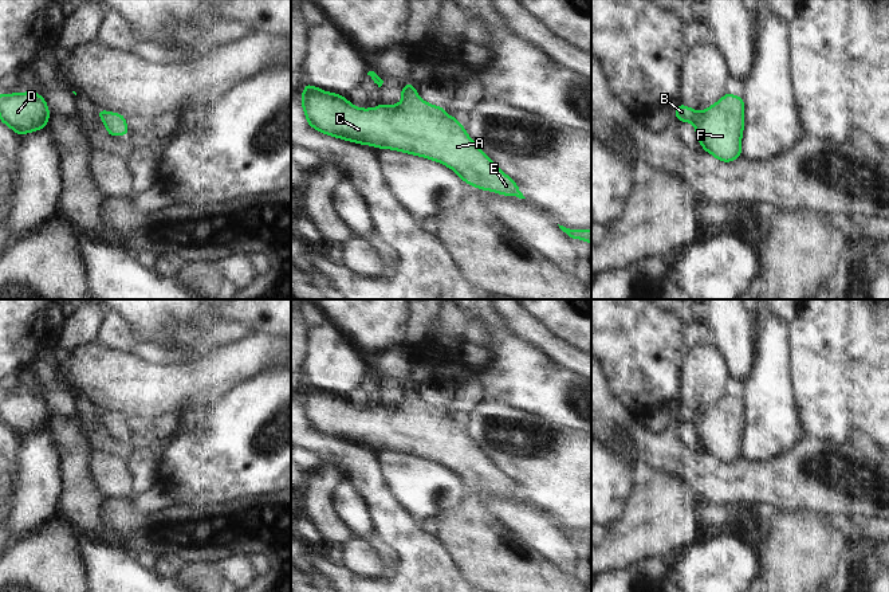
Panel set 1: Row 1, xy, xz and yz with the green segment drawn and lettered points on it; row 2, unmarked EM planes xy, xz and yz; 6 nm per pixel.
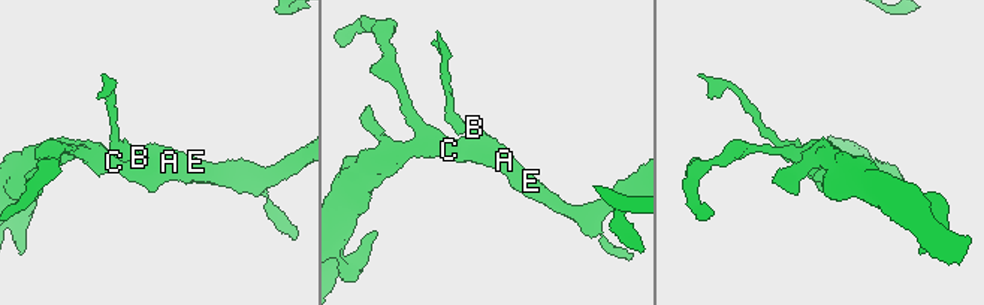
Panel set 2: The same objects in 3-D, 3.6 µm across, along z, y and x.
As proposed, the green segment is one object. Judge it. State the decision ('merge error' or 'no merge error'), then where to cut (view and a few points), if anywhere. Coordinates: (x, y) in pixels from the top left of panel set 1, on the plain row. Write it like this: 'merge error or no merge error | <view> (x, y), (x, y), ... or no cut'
no merge error | no cut

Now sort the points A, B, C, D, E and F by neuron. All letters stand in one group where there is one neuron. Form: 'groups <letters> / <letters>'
groups A B C D E F

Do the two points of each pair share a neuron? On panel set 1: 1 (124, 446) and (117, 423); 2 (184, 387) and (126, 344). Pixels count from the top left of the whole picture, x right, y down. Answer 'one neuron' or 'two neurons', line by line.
1: one neuron
2: two neurons

